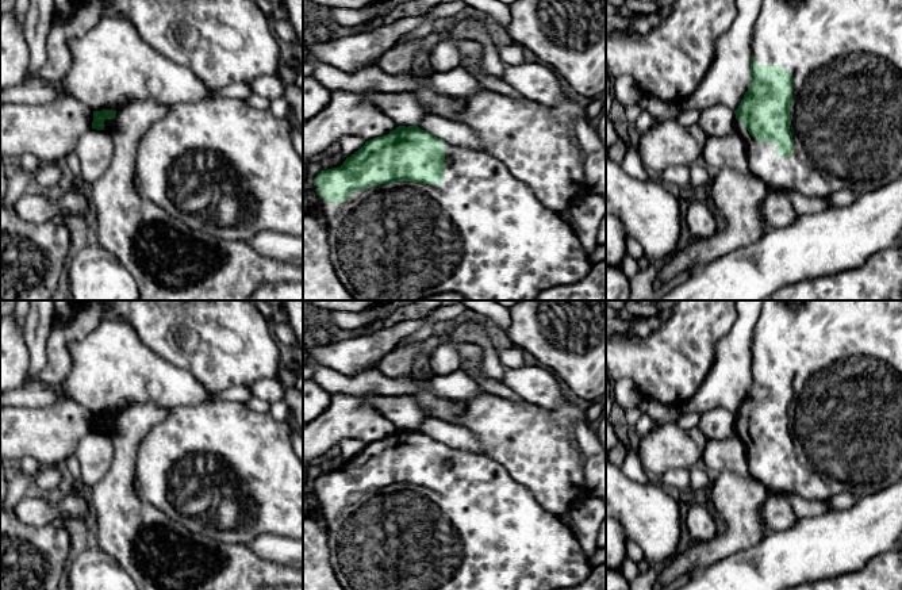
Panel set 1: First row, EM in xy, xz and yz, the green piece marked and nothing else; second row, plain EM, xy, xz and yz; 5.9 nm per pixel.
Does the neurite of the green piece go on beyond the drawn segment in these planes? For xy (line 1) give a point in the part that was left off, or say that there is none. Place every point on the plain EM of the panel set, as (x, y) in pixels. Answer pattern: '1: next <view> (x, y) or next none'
1: next xy (108, 426)

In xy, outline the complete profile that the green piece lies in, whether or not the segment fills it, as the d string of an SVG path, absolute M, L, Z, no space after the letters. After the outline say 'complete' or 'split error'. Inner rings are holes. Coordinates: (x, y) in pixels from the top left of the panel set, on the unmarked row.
M101 413L93 414L92 432L111 434L115 429L116 414Z; split error

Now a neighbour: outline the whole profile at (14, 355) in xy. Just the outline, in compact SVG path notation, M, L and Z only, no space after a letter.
M11 313L0 321L0 394L23 387L28 382L28 368L24 326Z

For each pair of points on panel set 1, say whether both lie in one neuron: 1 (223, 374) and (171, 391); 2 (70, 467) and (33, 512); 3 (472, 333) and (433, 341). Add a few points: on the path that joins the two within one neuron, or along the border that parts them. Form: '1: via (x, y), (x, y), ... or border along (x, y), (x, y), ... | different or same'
1: border along (172, 364), (188, 370), (212, 391) | different
2: via (72, 482), (69, 489), (48, 508) | same
3: border along (441, 343), (430, 359), (433, 374) | different

